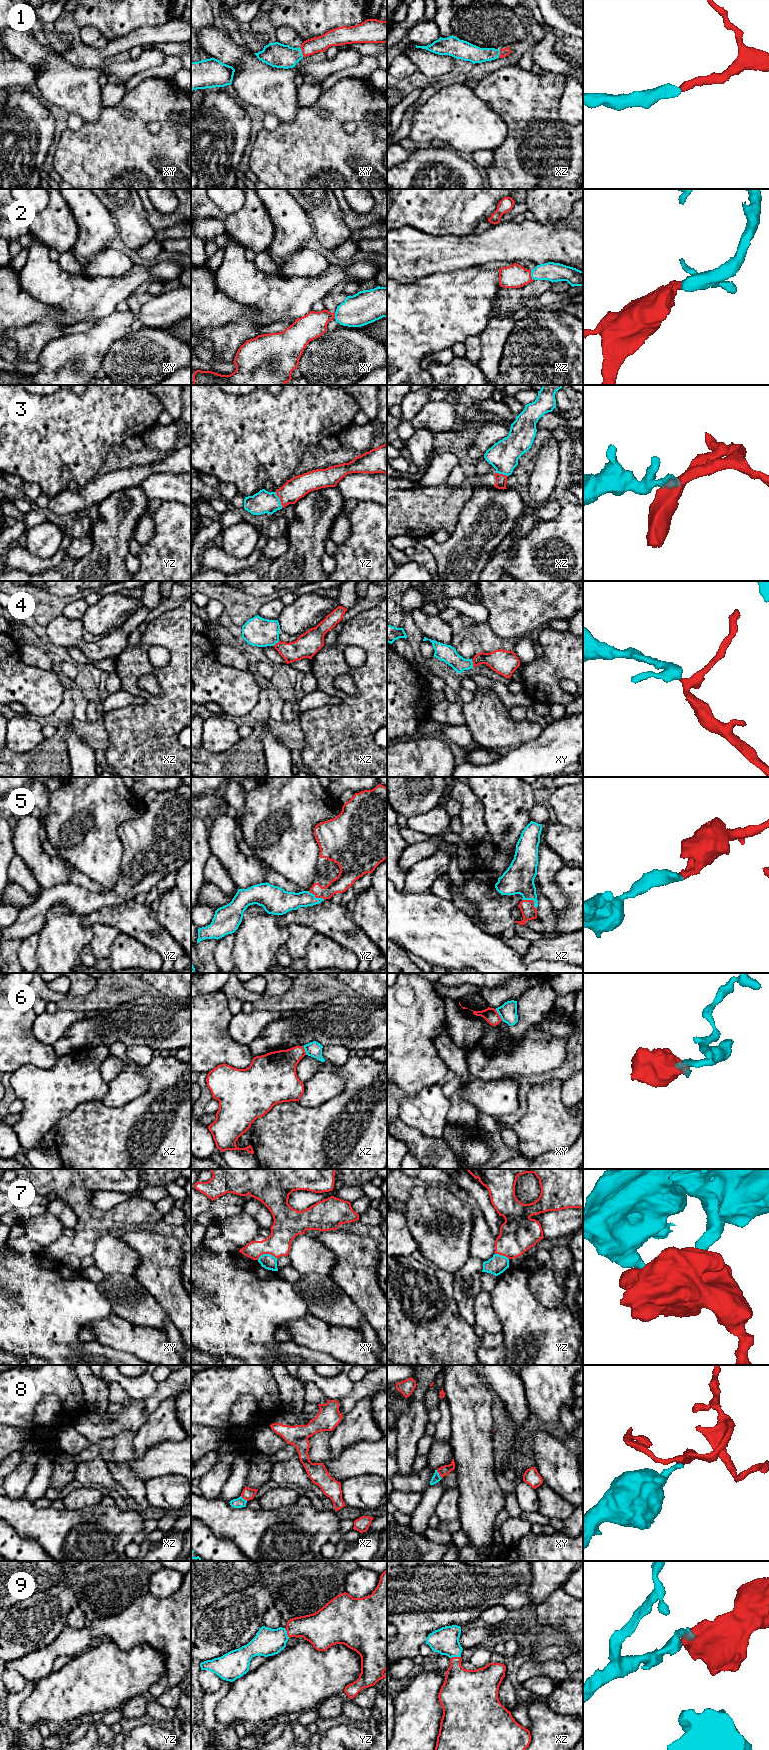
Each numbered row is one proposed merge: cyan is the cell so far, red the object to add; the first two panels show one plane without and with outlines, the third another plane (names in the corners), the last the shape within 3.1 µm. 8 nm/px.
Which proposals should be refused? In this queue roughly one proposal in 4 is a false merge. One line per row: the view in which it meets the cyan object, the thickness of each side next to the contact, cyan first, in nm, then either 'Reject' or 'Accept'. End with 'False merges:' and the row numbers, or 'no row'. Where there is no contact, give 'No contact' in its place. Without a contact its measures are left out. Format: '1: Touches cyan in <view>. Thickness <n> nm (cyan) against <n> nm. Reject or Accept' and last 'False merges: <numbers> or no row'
1: Touches cyan in xy. Thickness 200 nm (cyan) against 130 nm. Accept
2: Touches cyan in xz. Thickness 160 nm (cyan) against 190 nm. Accept
3: Touches cyan in yz. Thickness 180 nm (cyan) against 180 nm. Accept
4: Touches cyan in xy. Thickness 140 nm (cyan) against 200 nm. Accept
5: Touches cyan in xz. Thickness 240 nm (cyan) against 120 nm. Accept
6: Touches cyan in xy. Thickness 140 nm (cyan) against 110 nm. Reject
7: Touches cyan in xy. Thickness 120 nm (cyan) against 200 nm. Reject
8: Touches cyan in xy. Thickness 70 nm (cyan) against 80 nm. Reject
9: Touches cyan in xz. Thickness 220 nm (cyan) against 280 nm. Accept
False merges: 6, 7, 8

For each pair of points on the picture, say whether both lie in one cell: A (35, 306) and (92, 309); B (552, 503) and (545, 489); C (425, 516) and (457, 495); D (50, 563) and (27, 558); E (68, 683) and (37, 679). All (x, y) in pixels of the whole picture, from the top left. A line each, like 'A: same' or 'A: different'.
A: different
B: different
C: same
D: same
E: different

